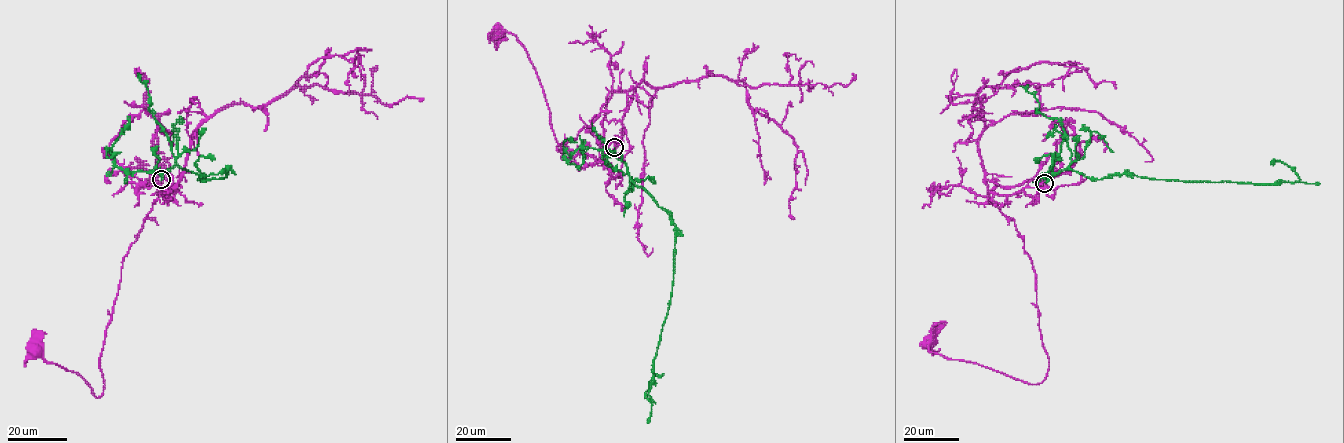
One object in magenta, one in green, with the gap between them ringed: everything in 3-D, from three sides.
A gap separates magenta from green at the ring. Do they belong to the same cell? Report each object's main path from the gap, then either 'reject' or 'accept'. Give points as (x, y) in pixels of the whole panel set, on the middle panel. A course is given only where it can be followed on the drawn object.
magenta via (614, 146), (605, 149), (603, 123), (612, 91), (600, 114), (559, 151), (526, 49), (513, 34), (497, 32) | green via (614, 148), (629, 177), (674, 225), (672, 292), (649, 392), (655, 402), (645, 393), (649, 381), (663, 373) | reject

